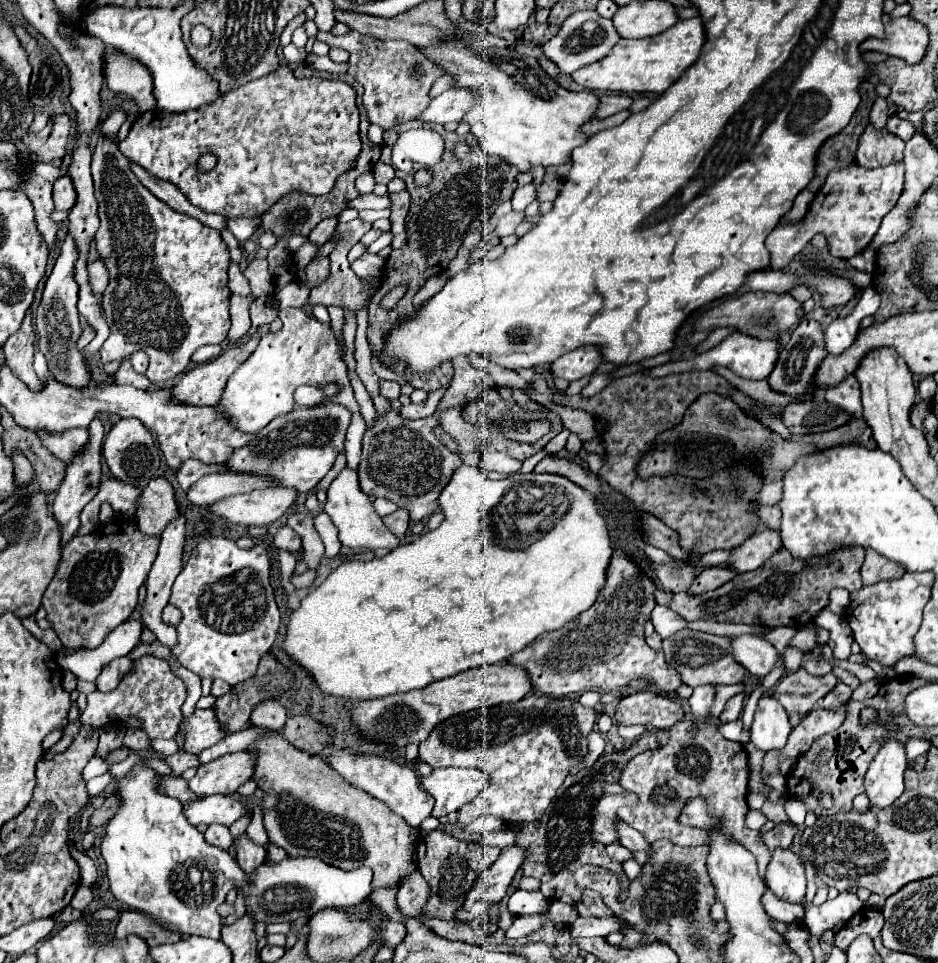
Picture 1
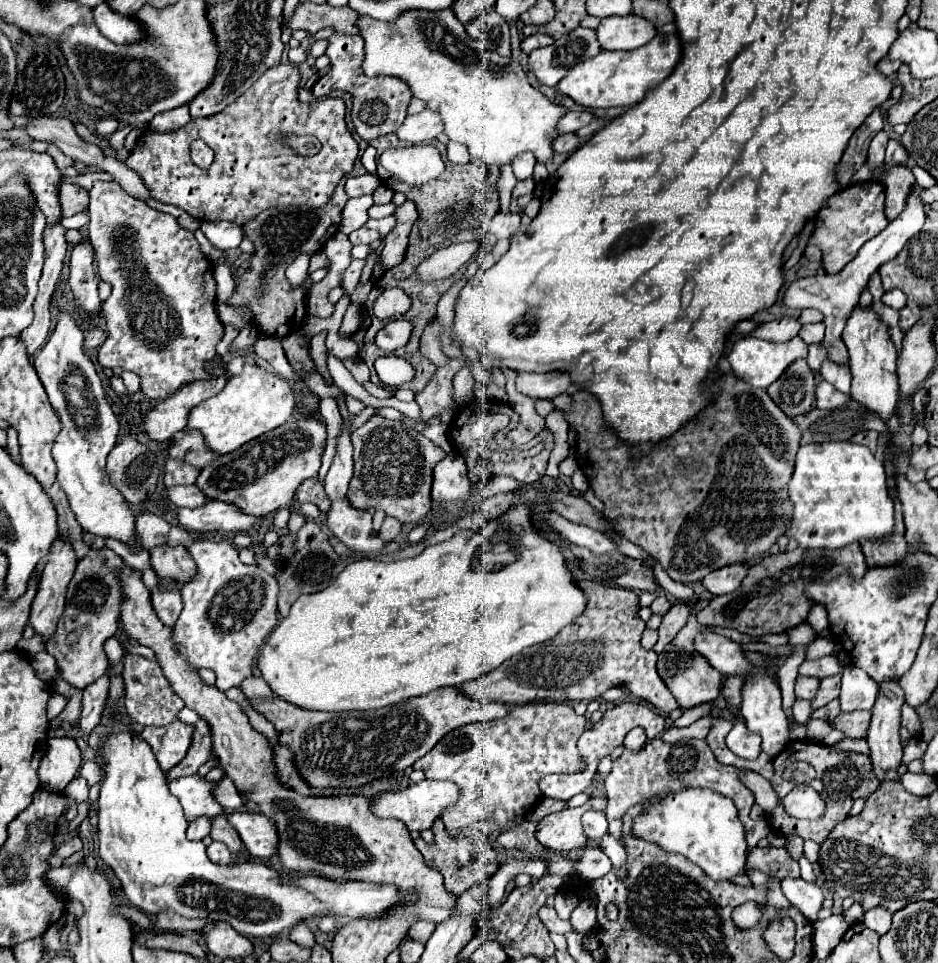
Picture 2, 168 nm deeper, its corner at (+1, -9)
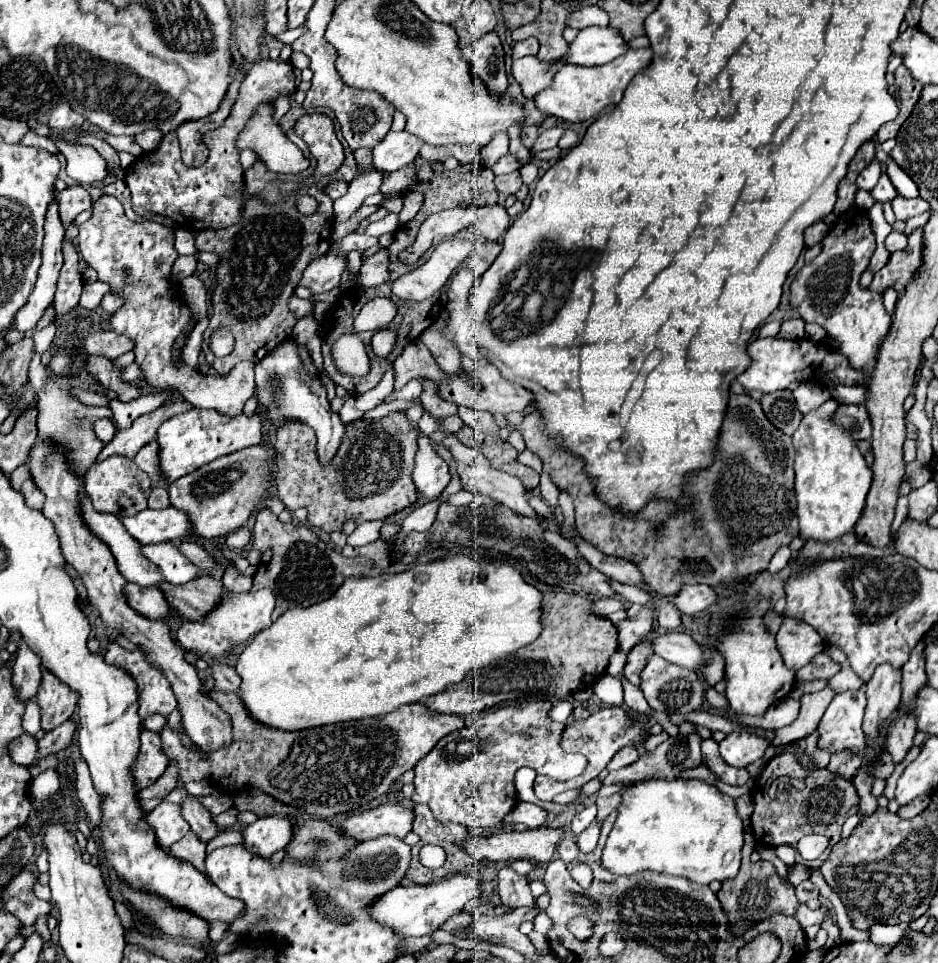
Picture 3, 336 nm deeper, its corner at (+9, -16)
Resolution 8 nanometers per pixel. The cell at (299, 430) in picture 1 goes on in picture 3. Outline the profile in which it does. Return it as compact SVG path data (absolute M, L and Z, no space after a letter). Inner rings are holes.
M269 446L243 448L229 456L221 456L197 472L183 476L167 486L171 506L187 512L191 522L191 534L195 538L225 536L241 528L253 510L257 510L269 494L269 476L273 470L275 452Z

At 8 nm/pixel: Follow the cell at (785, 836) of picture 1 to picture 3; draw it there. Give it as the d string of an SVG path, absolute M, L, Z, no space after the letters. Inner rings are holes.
M745 854L743 862L741 862L741 868L739 868L739 874L731 880L723 880L721 884L721 890L717 892L717 898L723 906L723 912L727 914L727 922L733 930L737 928L749 928L749 926L755 926L759 924L761 920L767 920L771 914L785 914L785 916L795 916L797 908L799 908L799 900L795 896L795 890L793 888L787 888L777 872L775 872L775 866L771 862L765 862L765 860L759 860L759 862L751 862Z

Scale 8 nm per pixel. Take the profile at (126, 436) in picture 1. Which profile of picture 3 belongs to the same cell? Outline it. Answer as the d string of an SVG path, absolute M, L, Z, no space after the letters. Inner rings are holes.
M111 456L101 464L93 464L85 472L85 490L91 498L91 504L97 512L115 514L115 516L133 516L147 508L147 498L151 494L151 480L141 468L133 464L133 460L125 460L123 456Z

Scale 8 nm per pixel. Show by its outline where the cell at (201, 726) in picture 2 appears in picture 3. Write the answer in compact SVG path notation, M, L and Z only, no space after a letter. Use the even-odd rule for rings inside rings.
M169 764L165 774L155 784L151 784L151 786L143 788L141 792L137 792L137 800L139 800L139 804L145 812L151 812L177 786L179 786L177 784L177 772L173 772L173 764Z

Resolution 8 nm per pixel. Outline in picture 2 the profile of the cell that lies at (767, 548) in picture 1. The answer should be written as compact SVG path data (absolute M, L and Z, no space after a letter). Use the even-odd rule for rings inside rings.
M741 561L741 563L733 563L733 565L725 565L713 573L709 573L703 579L703 587L711 593L711 595L725 595L725 593L733 593L741 581L747 577L749 573L749 563Z

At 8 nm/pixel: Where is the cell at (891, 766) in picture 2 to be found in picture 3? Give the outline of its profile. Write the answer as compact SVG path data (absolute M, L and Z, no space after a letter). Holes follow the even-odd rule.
M881 664L875 668L867 686L867 708L863 728L869 742L877 738L877 728L901 702L901 670L891 664Z

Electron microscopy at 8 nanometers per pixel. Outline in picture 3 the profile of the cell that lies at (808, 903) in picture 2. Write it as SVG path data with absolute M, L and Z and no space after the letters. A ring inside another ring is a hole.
M801 904L795 918L797 918L797 922L799 922L801 926L811 926L811 924L819 924L819 926L821 926L821 924L825 922L825 916L827 916L825 910L821 910L821 908L819 908L819 910L811 910L811 908L807 908L805 904Z

